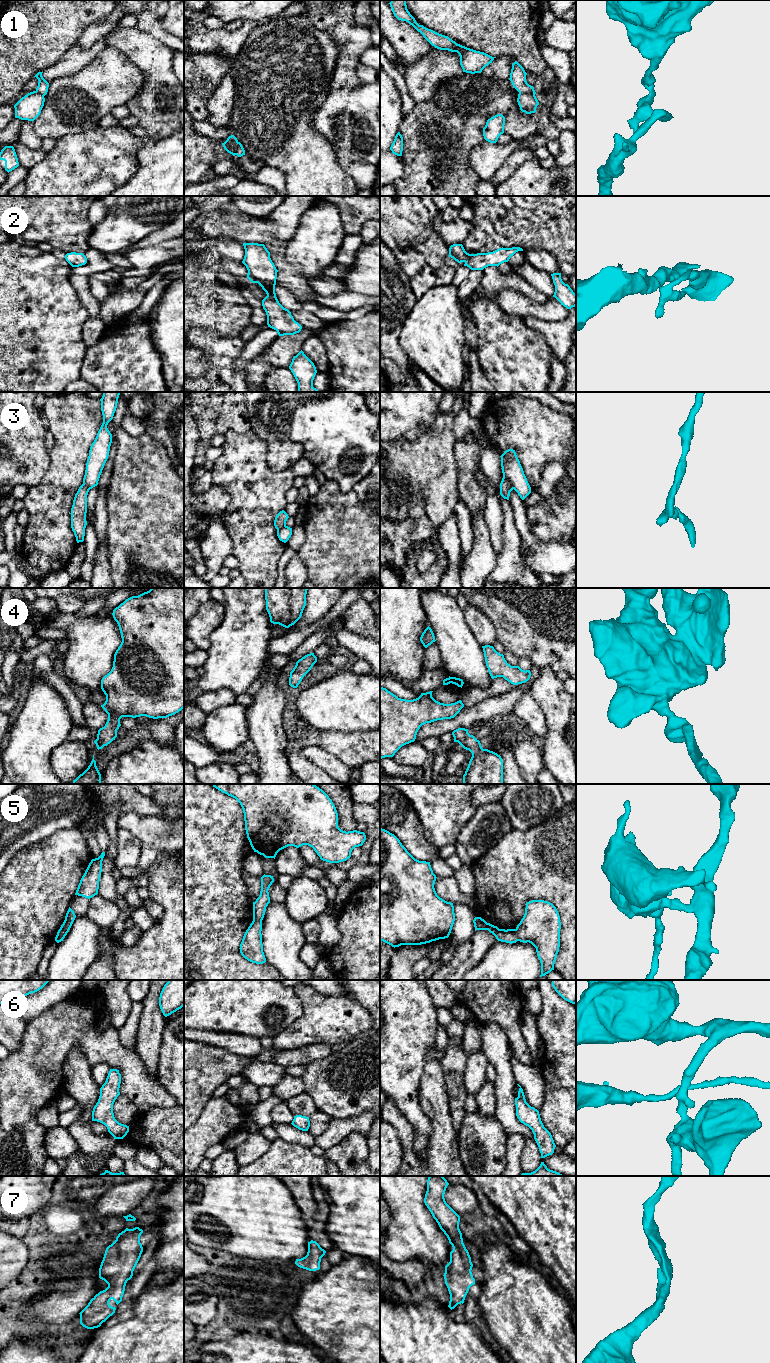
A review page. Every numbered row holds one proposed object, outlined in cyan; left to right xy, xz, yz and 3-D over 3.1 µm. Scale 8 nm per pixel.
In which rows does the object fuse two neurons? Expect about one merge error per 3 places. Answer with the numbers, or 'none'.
1, 3, 5

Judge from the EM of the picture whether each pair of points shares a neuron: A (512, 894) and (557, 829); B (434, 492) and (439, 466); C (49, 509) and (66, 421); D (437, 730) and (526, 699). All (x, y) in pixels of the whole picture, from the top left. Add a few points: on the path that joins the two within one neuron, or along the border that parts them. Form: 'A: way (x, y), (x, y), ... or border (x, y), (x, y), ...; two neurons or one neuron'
A: way (520, 878), (553, 845); one neuron
B: way (434, 486), (434, 472); one neuron
C: way (58, 487), (66, 472), (66, 443); one neuron
D: border (526, 690), (512, 712); two neurons

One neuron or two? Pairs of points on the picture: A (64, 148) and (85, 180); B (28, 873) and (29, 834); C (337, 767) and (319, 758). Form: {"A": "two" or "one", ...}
{"A": "one", "B": "two", "C": "one"}

